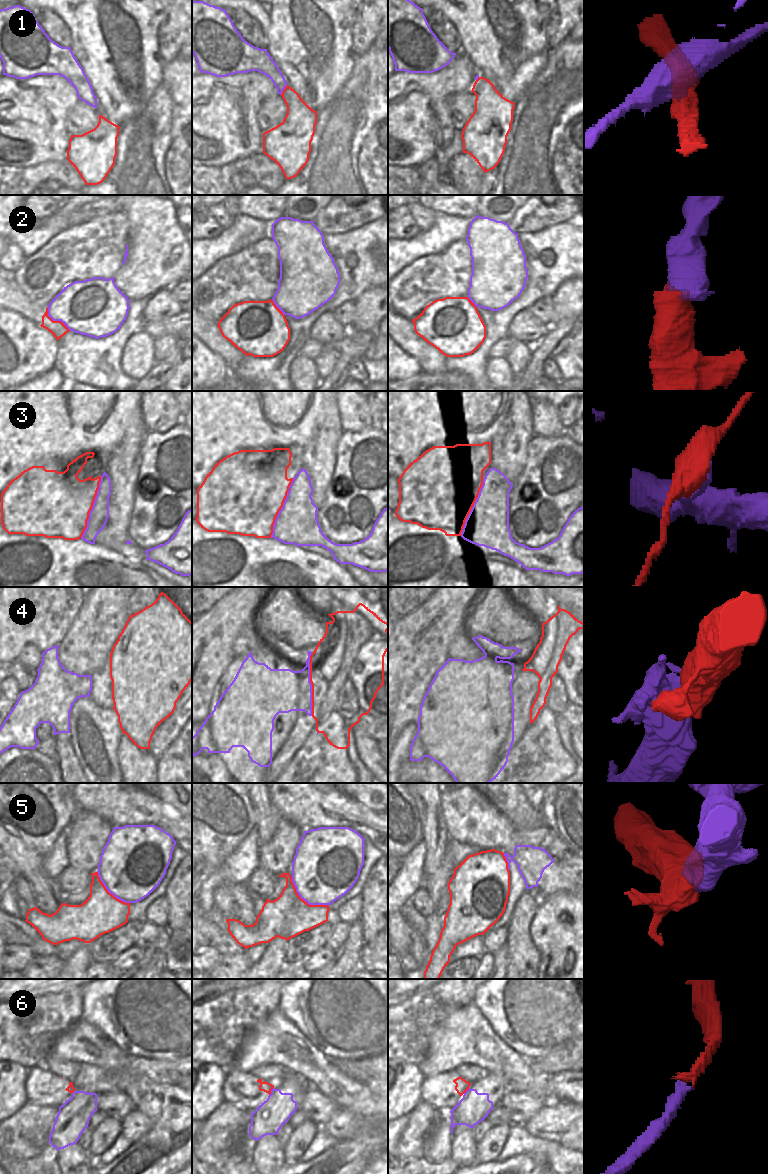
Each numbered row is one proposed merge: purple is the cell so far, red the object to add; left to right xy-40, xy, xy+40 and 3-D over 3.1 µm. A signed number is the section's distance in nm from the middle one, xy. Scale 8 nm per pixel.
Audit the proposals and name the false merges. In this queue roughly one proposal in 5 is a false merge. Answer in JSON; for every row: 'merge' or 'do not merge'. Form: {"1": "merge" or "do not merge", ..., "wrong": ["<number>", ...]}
{"1": "do not merge", "2": "merge", "3": "do not merge", "4": "merge", "5": "merge", "6": "merge", "wrong": ["1", "3"]}

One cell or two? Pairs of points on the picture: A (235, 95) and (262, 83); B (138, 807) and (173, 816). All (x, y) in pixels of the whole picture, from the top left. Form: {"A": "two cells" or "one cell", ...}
{"A": "one cell", "B": "two cells"}

